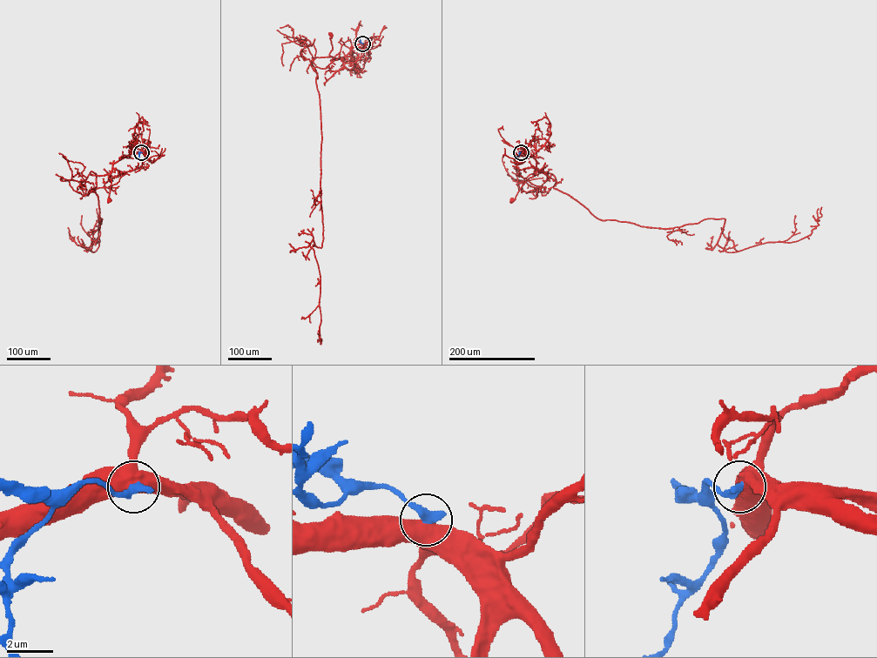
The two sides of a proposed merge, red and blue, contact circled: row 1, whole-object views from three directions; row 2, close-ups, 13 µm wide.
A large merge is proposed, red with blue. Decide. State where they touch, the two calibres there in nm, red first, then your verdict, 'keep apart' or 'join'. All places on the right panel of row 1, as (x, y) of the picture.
(521, 152) | 750/400 nm | keep apart

